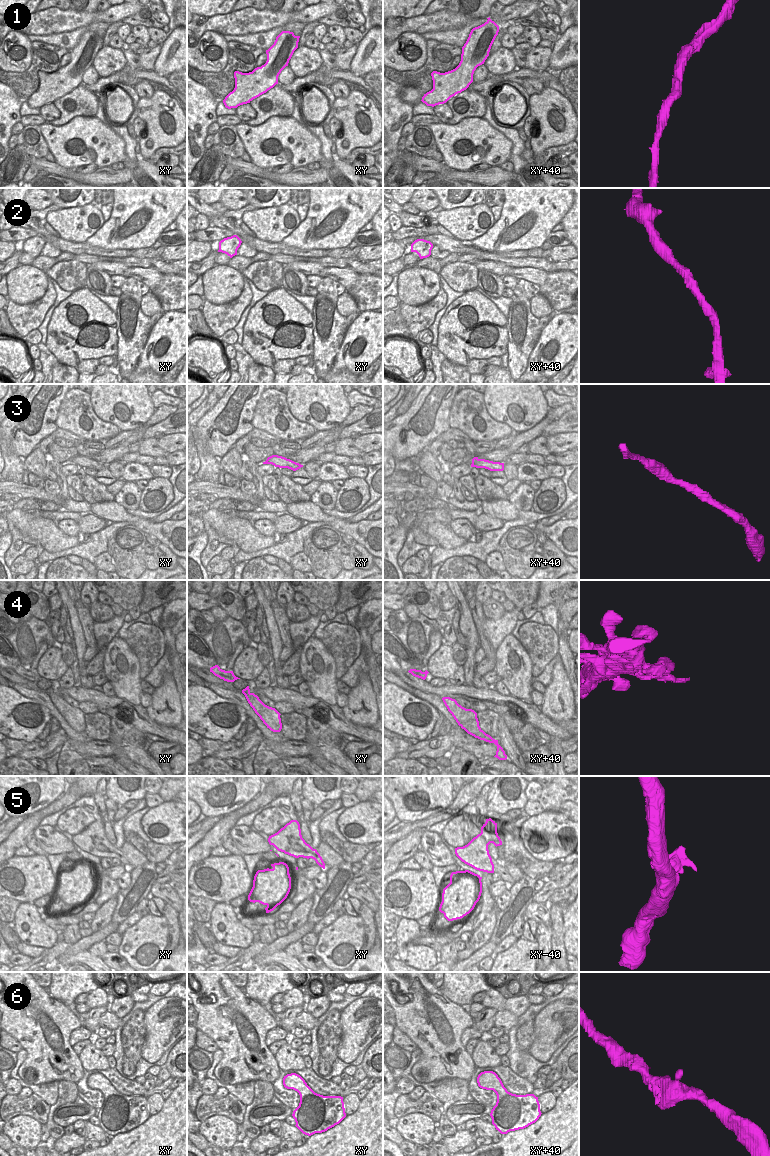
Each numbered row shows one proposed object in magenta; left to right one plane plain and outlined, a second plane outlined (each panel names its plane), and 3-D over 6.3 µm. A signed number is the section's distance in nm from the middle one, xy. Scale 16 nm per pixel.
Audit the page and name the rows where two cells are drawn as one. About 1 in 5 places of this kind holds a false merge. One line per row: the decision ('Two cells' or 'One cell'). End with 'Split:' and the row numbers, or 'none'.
1: One cell
2: One cell
3: One cell
4: One cell
5: One cell
6: One cell
Split: none.

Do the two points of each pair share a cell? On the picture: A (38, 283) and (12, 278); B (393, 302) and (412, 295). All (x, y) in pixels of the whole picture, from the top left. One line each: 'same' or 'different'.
A: same
B: different

